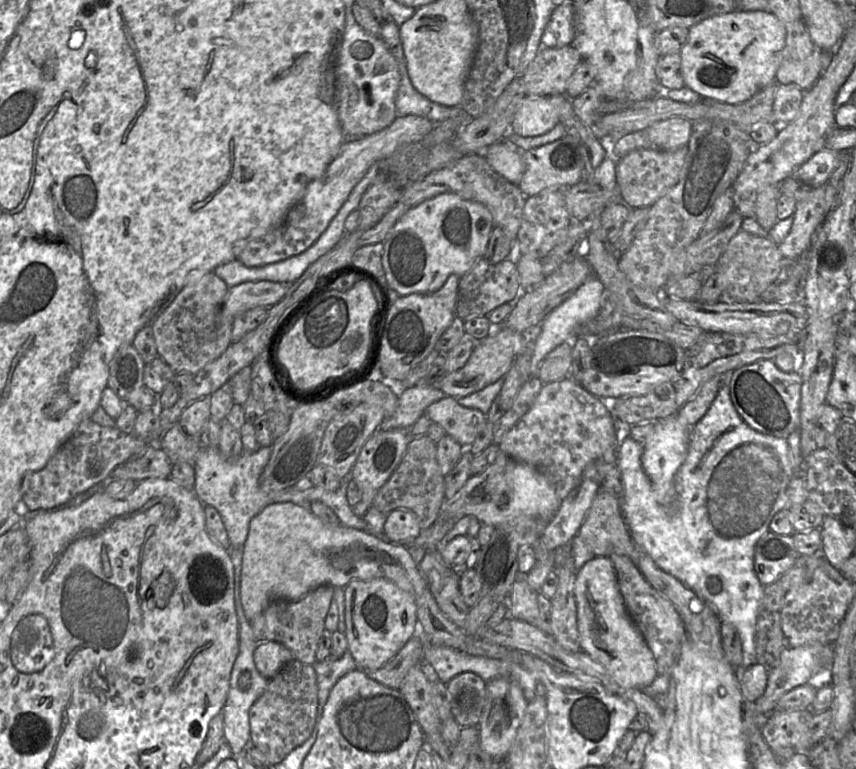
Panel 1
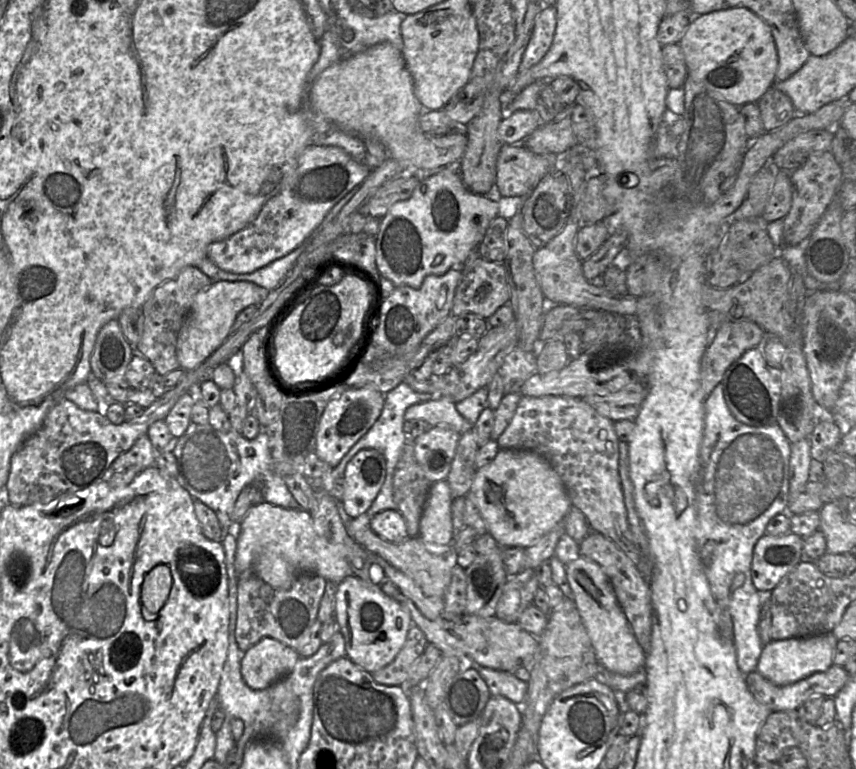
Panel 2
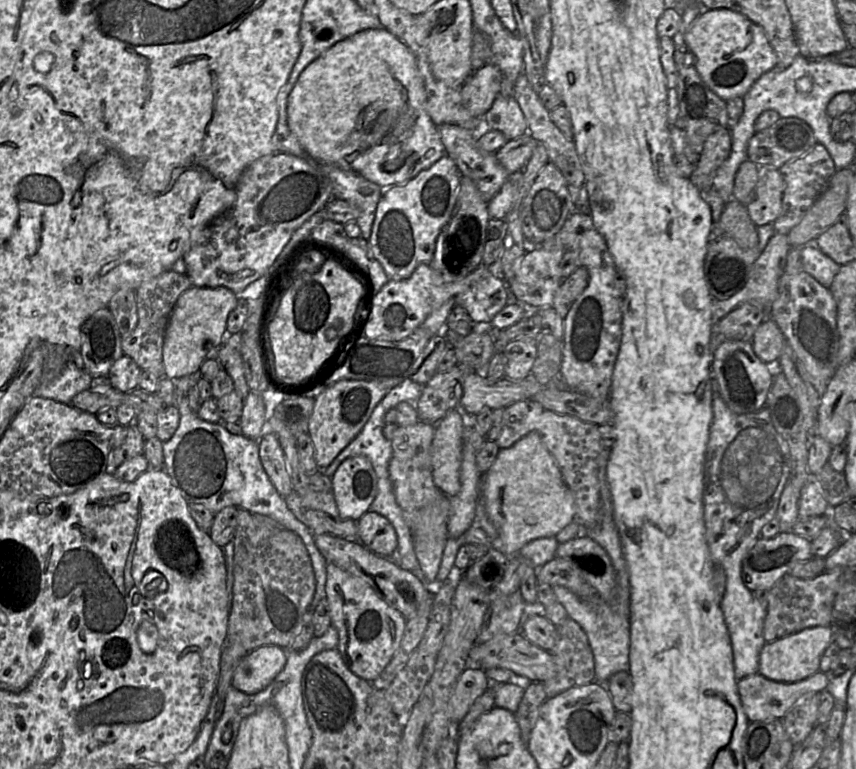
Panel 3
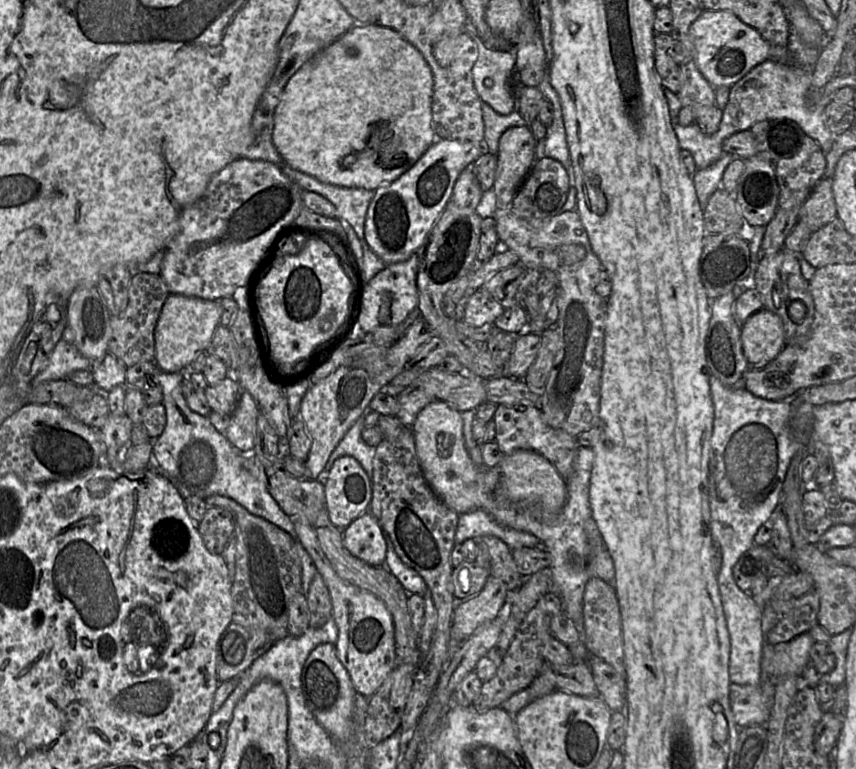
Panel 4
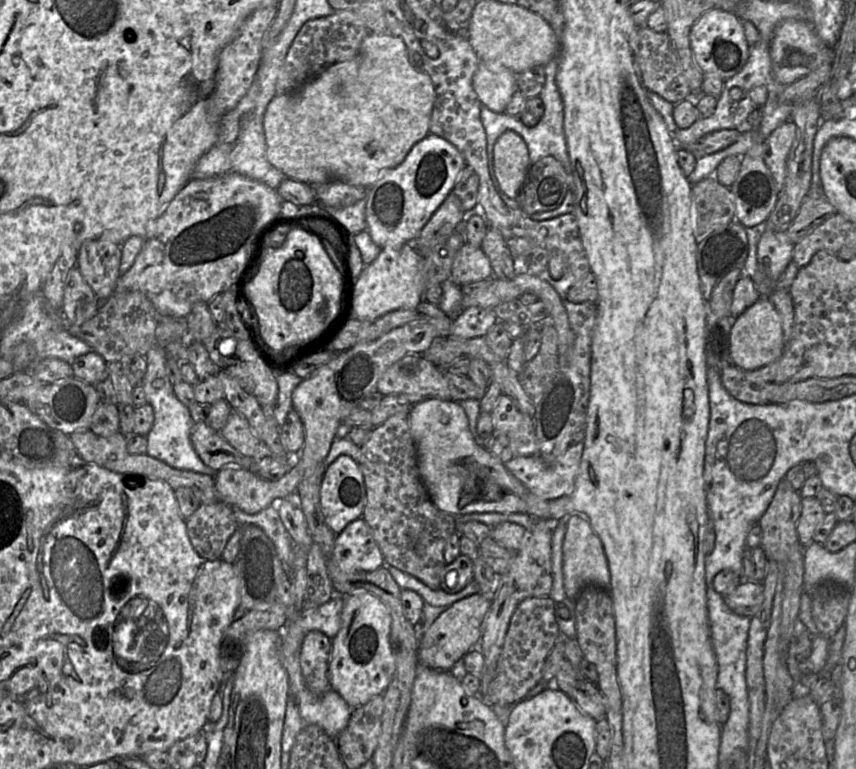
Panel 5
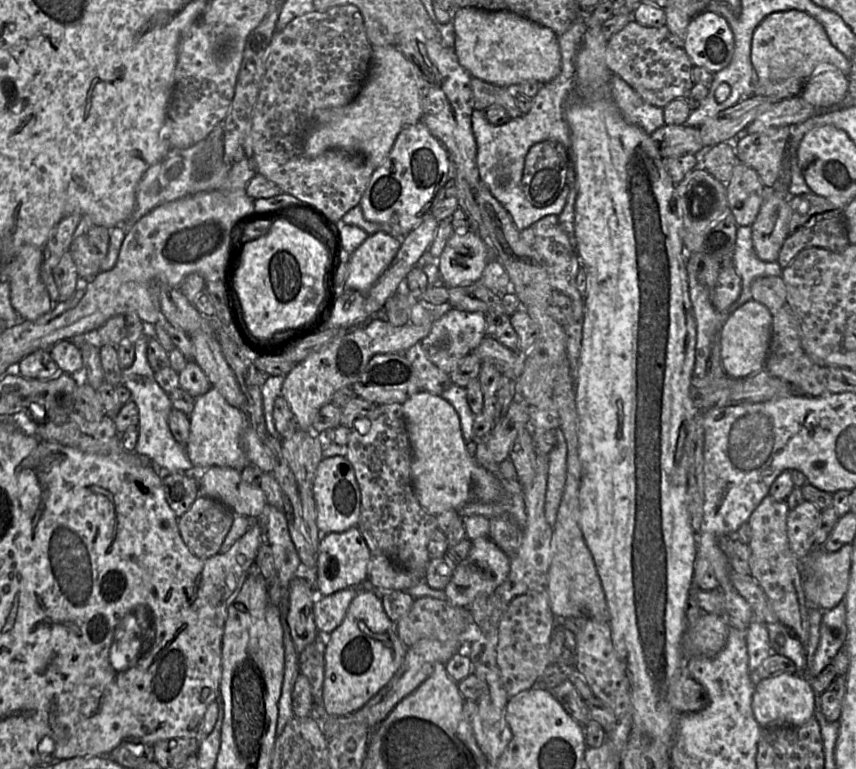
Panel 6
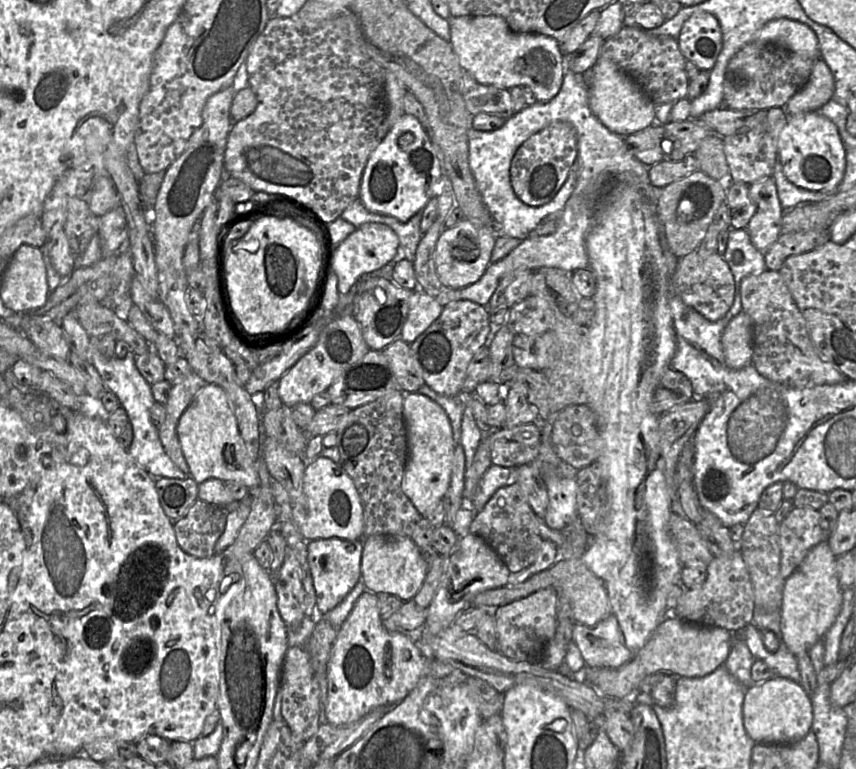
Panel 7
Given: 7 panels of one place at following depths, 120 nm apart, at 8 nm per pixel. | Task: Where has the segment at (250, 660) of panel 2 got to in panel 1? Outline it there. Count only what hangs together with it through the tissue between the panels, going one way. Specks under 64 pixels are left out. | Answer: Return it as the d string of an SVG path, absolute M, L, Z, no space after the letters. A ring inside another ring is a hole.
M265 641L257 644L253 659L258 672L263 677L272 679L294 656L283 644Z

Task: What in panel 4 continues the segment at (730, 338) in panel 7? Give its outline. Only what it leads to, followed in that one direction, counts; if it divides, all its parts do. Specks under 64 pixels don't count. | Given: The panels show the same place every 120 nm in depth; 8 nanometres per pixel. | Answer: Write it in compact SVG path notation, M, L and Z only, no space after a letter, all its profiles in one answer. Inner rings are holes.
M763 307L743 323L741 341L743 353L751 366L771 362L785 345L780 317Z

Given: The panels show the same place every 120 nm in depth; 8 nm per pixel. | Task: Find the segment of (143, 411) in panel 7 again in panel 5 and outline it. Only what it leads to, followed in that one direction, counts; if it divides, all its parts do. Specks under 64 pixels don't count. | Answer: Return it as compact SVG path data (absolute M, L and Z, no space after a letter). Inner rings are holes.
M156 343L147 352L145 359L147 369L139 385L143 387L147 404L150 404L154 411L154 423L146 435L146 454L173 468L214 476L217 471L212 470L203 463L192 445L190 437L195 422L190 415L188 407L178 400L173 392L165 349Z

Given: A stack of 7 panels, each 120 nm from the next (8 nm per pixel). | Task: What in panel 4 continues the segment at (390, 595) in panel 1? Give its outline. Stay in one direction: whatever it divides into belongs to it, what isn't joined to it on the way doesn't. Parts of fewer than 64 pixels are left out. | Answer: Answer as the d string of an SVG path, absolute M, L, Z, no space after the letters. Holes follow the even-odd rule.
M294 520L296 535L321 574L332 601L332 618L338 627L337 657L345 667L357 693L374 695L396 666L393 617L386 605L372 593L343 580L323 552L315 530Z

